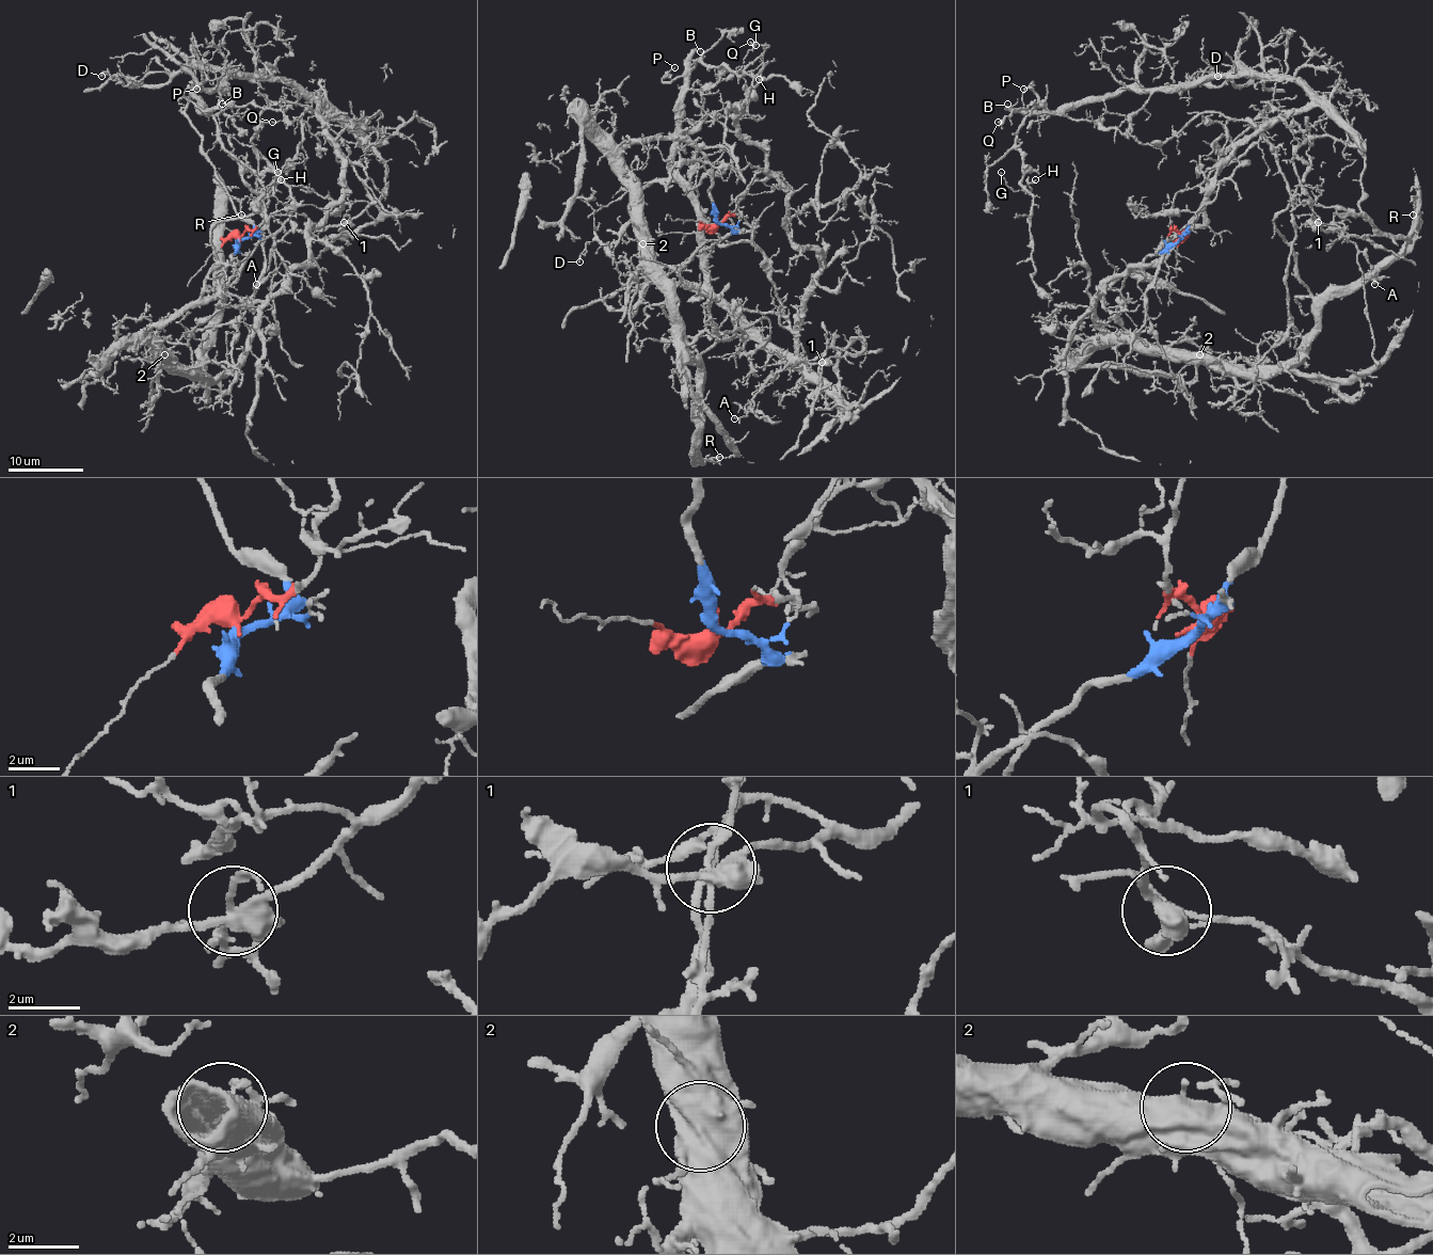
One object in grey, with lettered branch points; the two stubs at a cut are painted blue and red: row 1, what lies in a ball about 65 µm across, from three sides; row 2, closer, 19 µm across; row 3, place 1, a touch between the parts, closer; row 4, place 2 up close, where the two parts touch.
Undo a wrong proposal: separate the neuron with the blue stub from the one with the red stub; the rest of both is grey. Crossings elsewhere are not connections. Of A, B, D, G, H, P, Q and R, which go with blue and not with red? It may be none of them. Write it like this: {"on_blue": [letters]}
{"on_blue": ["R"]}

